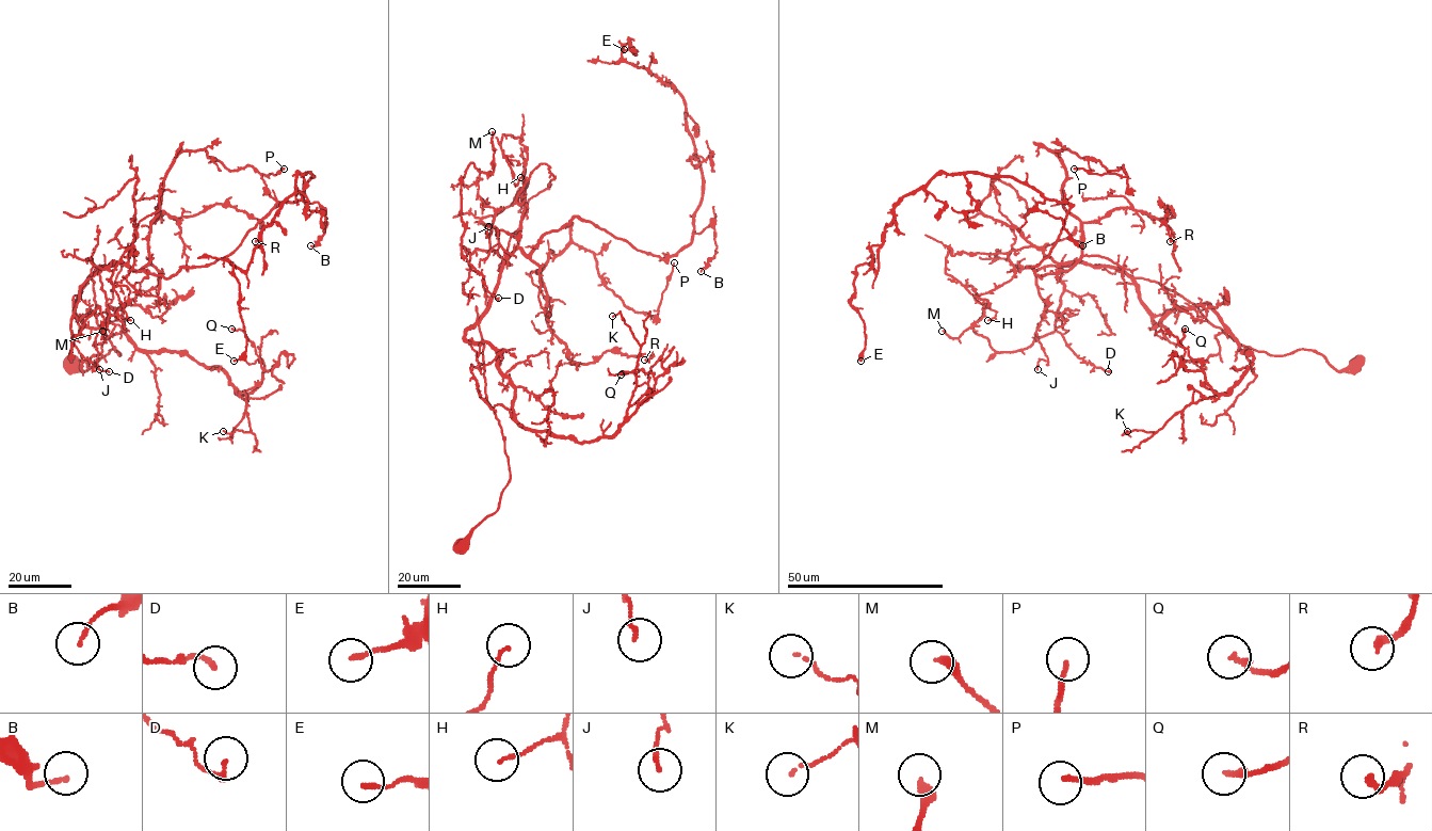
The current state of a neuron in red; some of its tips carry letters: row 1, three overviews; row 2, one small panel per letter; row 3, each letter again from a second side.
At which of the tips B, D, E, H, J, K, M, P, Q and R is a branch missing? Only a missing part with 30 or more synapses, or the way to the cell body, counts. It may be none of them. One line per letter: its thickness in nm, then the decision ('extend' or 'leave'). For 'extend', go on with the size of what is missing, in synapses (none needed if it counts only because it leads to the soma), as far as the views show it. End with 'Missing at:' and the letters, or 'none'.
B: 140 nm | leave
D: 160 nm | leave
E: 160 nm | leave
H: 100 nm | leave
J: 120 nm | leave
K: 90 nm | leave
M: 360 nm | leave
P: 170 nm | leave
Q: 220 nm | leave
R: 280 nm | leave
Missing at: none

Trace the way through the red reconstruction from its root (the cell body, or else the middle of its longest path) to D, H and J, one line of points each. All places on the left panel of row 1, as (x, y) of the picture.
D: (71, 363), (87, 371), (119, 355), (89, 277), (113, 260), (81, 286), (70, 321), (70, 341), (109, 371)
H: (71, 363), (87, 371), (119, 355), (89, 277), (126, 264), (131, 245), (111, 275), (130, 320)
J: (71, 363), (87, 371), (119, 355), (89, 277), (113, 260), (100, 266), (99, 369)

